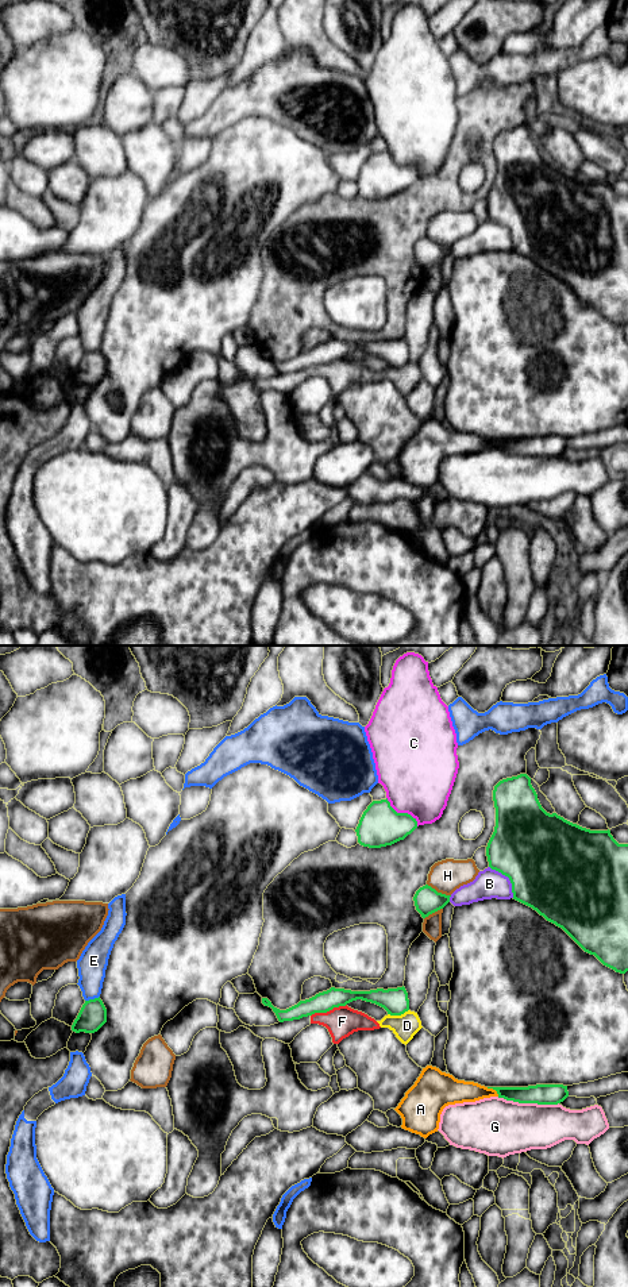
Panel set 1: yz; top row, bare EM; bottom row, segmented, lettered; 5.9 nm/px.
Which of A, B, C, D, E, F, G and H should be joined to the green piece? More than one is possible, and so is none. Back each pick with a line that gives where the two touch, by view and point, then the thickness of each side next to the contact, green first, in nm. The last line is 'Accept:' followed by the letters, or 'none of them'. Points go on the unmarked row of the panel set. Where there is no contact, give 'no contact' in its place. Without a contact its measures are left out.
Accept: none of them

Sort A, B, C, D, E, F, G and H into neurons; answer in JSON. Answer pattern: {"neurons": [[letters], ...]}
{"neurons": [["A"], ["B"], ["C"], ["D", "F"], ["E"], ["G"], ["H"]]}

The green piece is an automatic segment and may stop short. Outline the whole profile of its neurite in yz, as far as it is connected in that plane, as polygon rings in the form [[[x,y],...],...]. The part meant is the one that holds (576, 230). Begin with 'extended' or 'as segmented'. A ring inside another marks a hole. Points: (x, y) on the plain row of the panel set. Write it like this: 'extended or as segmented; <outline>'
as segmented; [[[527,126],[500,132],[493,142],[496,178],[486,199],[489,219],[508,228],[513,251],[532,259],[562,280],[585,304],[616,324],[628,323],[628,196],[619,196],[610,182],[590,182],[556,165],[547,165]]]

